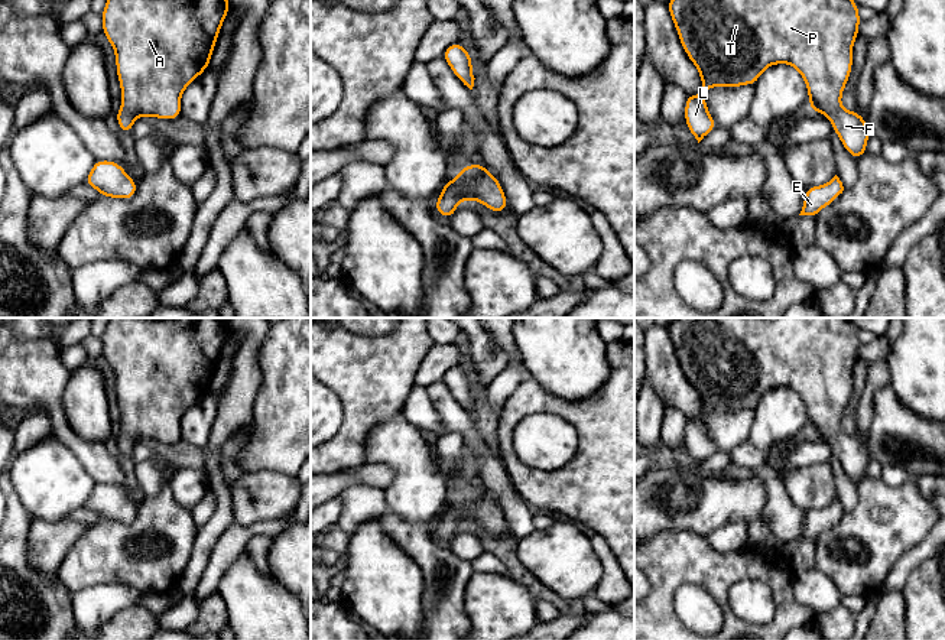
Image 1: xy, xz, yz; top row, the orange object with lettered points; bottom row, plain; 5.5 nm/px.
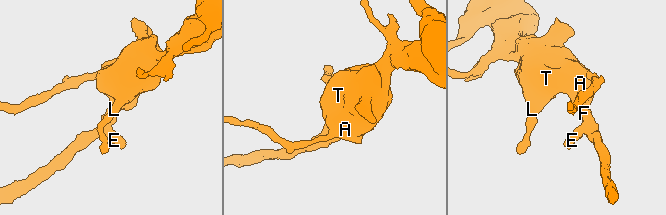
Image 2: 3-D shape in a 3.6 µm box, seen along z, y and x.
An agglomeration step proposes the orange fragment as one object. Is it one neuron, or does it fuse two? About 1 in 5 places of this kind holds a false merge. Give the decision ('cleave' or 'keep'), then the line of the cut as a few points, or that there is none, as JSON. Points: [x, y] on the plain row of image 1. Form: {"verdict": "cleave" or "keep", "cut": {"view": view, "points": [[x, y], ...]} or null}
{"verdict": "keep", "cut": null}

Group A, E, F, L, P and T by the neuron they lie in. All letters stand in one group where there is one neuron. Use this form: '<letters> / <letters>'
A E F L P T

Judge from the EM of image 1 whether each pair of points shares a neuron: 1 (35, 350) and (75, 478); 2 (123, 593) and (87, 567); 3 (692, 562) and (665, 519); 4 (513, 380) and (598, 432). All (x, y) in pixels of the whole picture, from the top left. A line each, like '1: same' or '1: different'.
1: different
2: different
3: different
4: different

